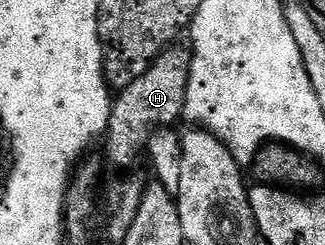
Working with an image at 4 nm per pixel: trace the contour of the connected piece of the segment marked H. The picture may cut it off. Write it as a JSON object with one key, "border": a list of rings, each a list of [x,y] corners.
{"border":[[[172,45],[167,50],[162,51],[153,61],[153,65],[133,85],[122,88],[123,95],[114,100],[109,125],[105,136],[107,143],[107,159],[115,167],[131,167],[144,154],[150,135],[158,128],[170,128],[175,122],[185,115],[187,106],[187,86],[189,85],[189,73],[191,72],[191,51],[184,49],[182,51],[179,45]]]}

